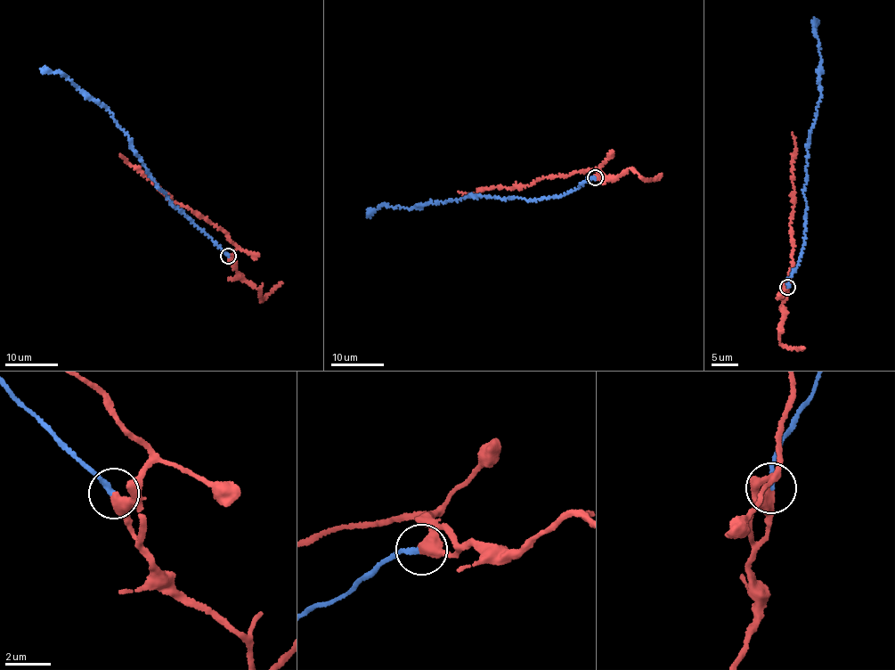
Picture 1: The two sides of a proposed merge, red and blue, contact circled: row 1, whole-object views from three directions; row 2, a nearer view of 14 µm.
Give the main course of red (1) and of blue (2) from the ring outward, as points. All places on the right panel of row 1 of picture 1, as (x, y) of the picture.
1: (787, 287), (785, 288), (789, 281), (793, 250), (790, 233), (794, 205), (792, 164), (796, 148), (792, 133)
2: (788, 287), (804, 240), (809, 134), (819, 96), (817, 74), (821, 61), (813, 25), (815, 20)

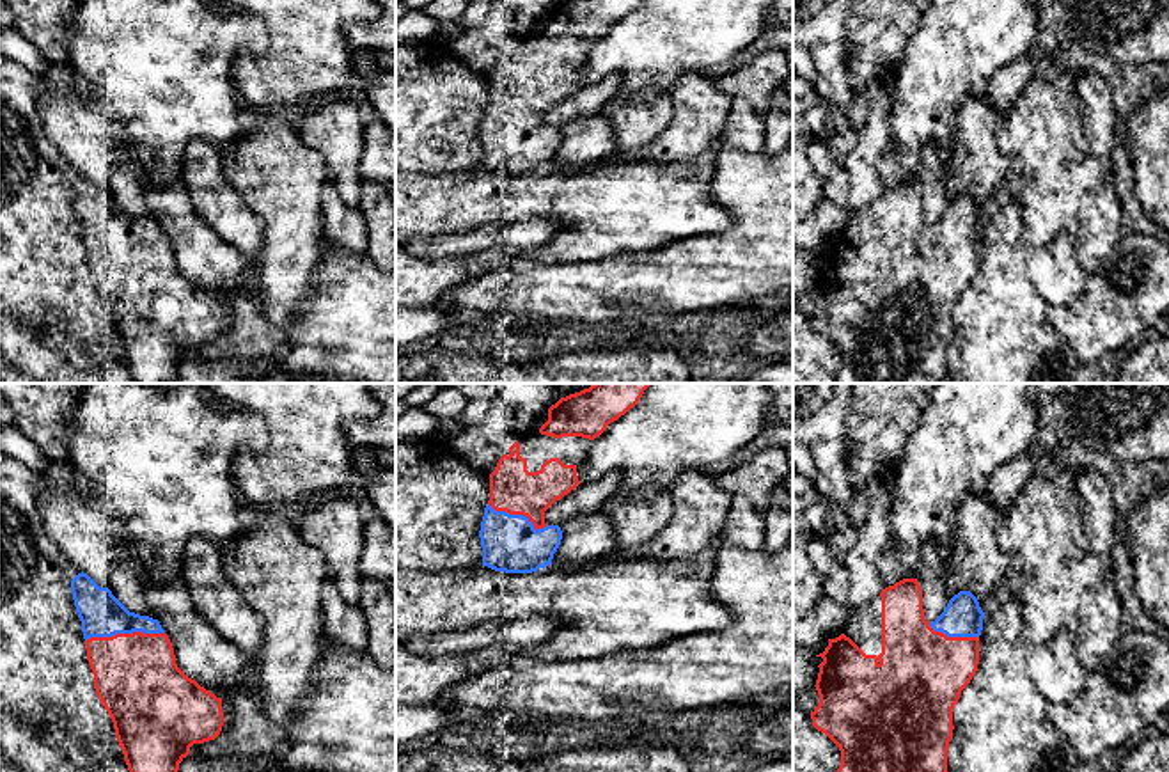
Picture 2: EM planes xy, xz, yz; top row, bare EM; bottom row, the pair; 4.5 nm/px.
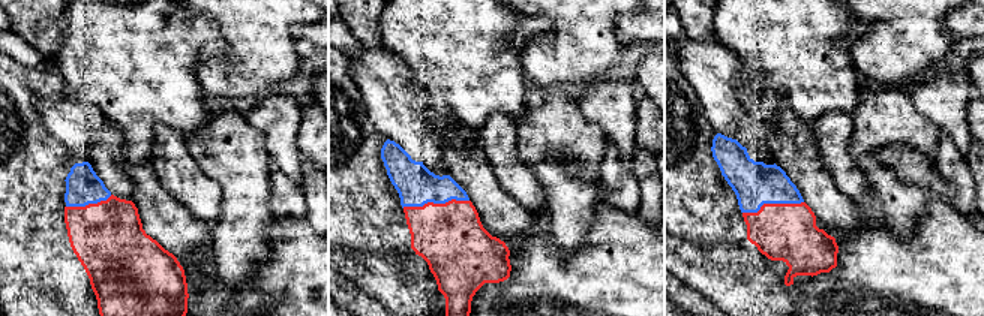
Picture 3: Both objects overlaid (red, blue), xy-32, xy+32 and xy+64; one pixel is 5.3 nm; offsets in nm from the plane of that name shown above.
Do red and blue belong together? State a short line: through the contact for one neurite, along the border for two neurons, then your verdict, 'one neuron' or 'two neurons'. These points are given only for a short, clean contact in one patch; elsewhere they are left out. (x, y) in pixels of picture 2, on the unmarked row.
one neuron

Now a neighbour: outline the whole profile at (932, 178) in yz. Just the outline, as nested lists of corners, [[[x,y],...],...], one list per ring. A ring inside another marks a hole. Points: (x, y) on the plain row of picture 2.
[[[930,146],[921,153],[921,169],[915,181],[922,193],[924,220],[931,225],[951,202],[945,190],[947,156],[937,146]]]

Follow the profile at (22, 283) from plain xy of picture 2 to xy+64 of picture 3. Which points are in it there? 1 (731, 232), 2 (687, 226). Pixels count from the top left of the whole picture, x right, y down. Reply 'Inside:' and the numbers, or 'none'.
Inside: 1, 2

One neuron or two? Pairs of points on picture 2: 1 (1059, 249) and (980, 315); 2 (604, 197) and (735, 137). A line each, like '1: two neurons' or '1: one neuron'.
1: one neuron
2: two neurons

